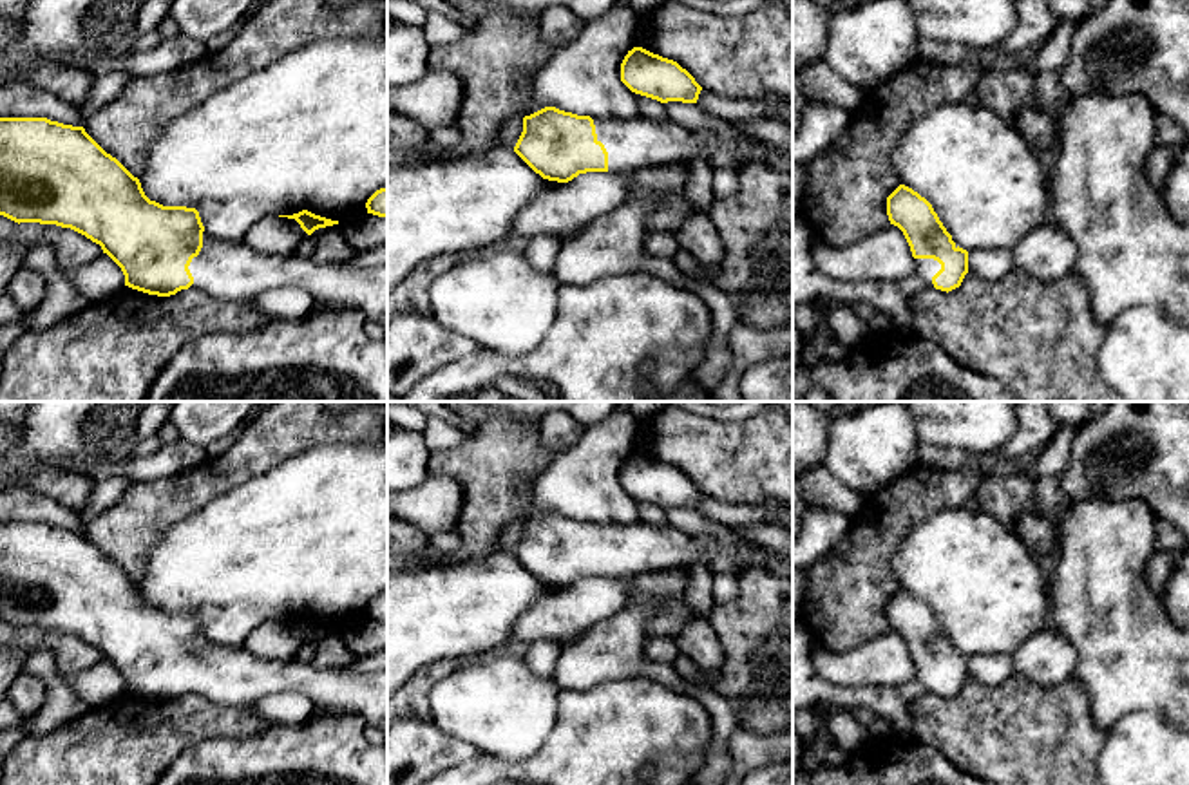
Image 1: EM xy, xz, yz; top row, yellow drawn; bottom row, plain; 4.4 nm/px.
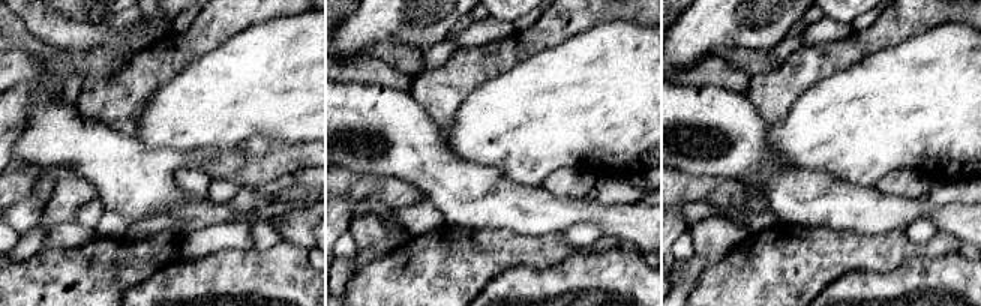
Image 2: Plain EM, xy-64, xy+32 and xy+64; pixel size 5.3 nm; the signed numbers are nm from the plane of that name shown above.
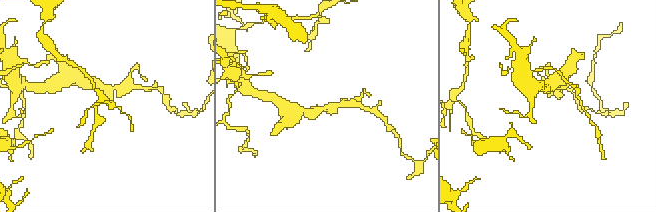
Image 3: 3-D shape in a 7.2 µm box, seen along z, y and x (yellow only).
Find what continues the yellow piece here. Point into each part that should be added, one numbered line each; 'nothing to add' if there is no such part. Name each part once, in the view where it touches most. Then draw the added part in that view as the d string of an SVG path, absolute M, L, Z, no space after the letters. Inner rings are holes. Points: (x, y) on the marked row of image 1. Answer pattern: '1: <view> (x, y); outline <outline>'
1: xy (223, 270); outline M203 232L203 248L188 266L197 289L219 300L252 300L282 286L300 288L337 309L357 309L387 327L387 264L358 268L349 262L317 264L311 257L262 255L244 242Z

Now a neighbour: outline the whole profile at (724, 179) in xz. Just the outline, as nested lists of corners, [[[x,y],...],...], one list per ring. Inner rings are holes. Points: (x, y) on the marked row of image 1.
[[[733,168],[713,170],[713,195],[715,199],[726,199],[738,192],[738,174]]]

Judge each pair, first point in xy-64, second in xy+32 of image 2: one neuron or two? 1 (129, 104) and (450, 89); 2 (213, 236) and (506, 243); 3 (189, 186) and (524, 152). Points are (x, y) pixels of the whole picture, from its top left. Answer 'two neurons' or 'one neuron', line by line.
1: one neuron
2: two neurons
3: one neuron

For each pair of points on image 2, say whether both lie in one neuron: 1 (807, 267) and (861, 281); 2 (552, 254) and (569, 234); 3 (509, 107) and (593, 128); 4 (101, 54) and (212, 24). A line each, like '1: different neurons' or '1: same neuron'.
1: different neurons
2: different neurons
3: same neuron
4: different neurons

